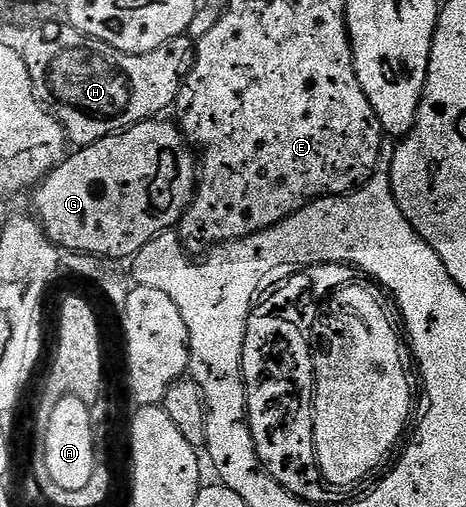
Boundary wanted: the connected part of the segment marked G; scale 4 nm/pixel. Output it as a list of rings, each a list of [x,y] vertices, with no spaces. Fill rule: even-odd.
[[[160,117],[147,119],[116,135],[102,137],[102,141],[94,141],[89,147],[73,150],[35,188],[35,218],[57,247],[128,261],[140,252],[146,241],[179,224],[196,194],[198,159],[179,126],[164,121]]]

